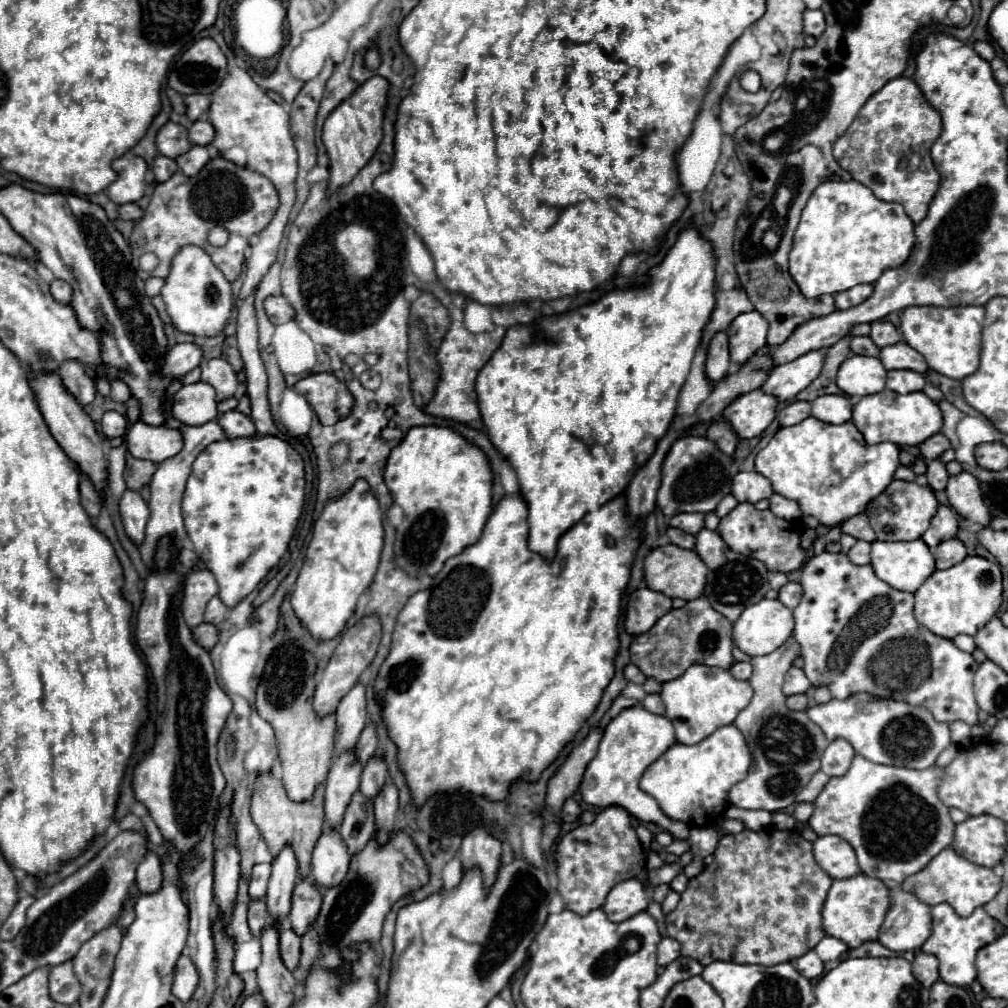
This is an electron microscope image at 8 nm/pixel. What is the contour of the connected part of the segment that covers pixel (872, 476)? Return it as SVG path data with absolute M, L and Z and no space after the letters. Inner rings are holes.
M807 417L803 423L791 427L781 427L767 447L757 453L757 471L771 481L773 491L797 501L803 515L813 515L827 527L835 527L863 513L867 503L893 481L897 467L897 445L867 445L851 421L831 425L815 417Z

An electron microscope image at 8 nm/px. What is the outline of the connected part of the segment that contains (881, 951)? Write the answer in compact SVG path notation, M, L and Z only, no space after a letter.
M867 941L867 943L859 945L857 949L849 949L849 955L851 957L893 957L893 955L899 955L899 953L889 951L879 941Z

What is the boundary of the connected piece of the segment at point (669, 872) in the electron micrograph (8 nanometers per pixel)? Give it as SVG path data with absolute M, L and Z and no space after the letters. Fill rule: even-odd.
M671 863L671 865L663 865L655 871L649 871L649 883L655 887L655 885L661 885L661 883L669 883L677 873L681 871L681 865L679 863Z

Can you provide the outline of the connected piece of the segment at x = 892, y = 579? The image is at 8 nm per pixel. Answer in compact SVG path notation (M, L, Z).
M923 539L909 543L875 541L871 551L871 567L875 569L875 575L893 589L915 593L935 571L935 559Z

